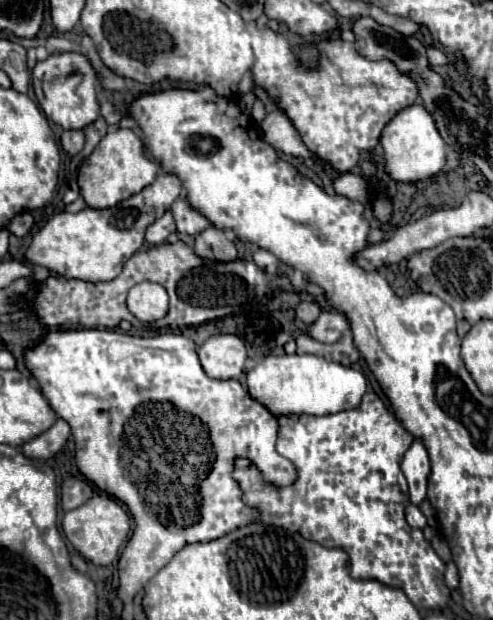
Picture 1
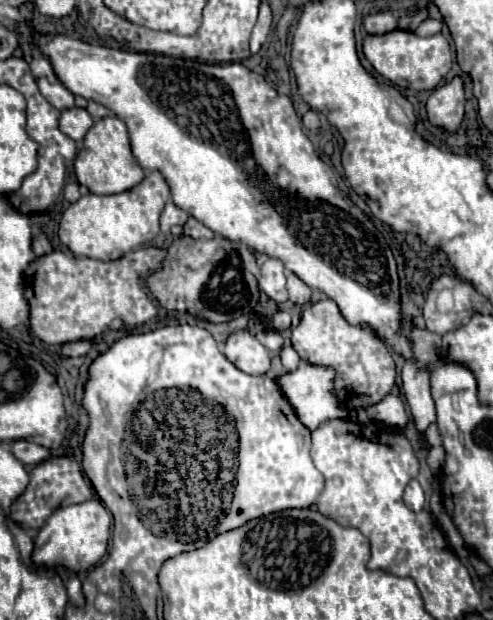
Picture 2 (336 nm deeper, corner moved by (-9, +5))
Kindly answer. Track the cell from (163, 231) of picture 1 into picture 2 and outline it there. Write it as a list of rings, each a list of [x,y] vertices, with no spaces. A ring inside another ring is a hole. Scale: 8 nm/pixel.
[[[168,202],[160,216],[160,228],[162,228],[162,232],[168,232],[174,224],[184,224],[186,220],[188,220],[188,214],[184,210],[180,210],[174,202]]]

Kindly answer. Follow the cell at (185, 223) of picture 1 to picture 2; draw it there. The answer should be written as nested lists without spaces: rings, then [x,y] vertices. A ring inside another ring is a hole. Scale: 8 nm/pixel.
[[[188,218],[188,222],[184,224],[184,234],[192,238],[214,238],[214,232],[206,228],[202,222],[198,222],[196,218]]]

